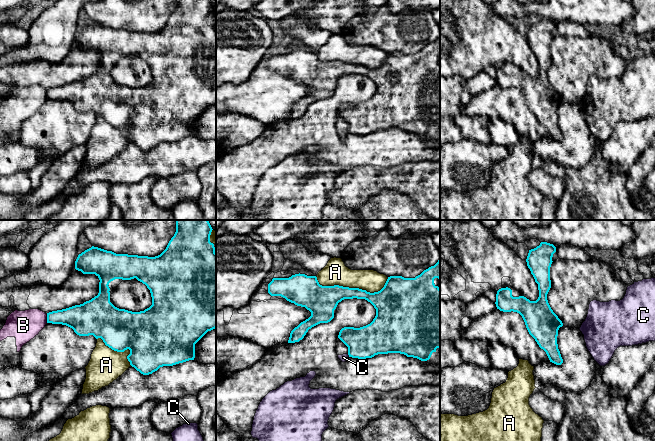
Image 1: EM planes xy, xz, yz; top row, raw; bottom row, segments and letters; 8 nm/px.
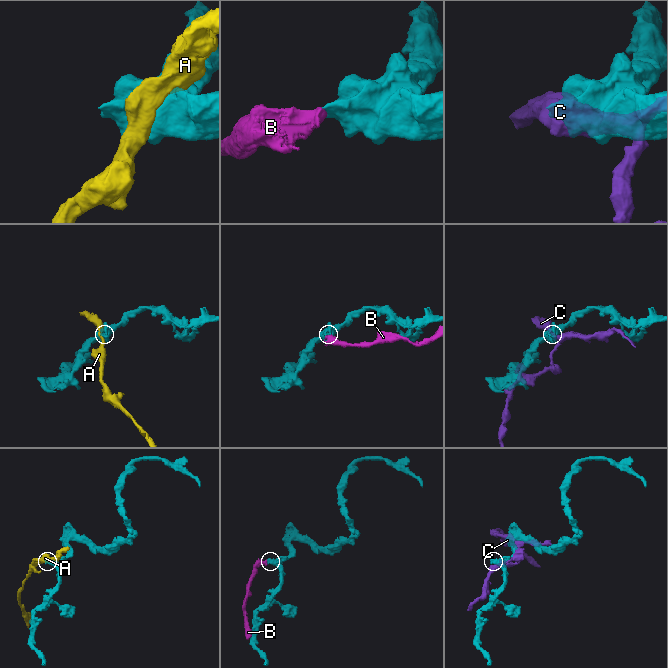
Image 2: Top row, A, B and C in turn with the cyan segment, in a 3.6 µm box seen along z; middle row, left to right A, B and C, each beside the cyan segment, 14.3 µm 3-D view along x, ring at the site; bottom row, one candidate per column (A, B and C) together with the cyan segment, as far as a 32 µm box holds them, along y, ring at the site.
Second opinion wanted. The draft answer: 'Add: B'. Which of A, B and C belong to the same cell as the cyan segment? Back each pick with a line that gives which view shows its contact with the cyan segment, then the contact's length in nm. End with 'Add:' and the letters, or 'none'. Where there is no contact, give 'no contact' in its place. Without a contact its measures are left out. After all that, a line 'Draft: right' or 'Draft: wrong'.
Add: none
Draft: wrong

